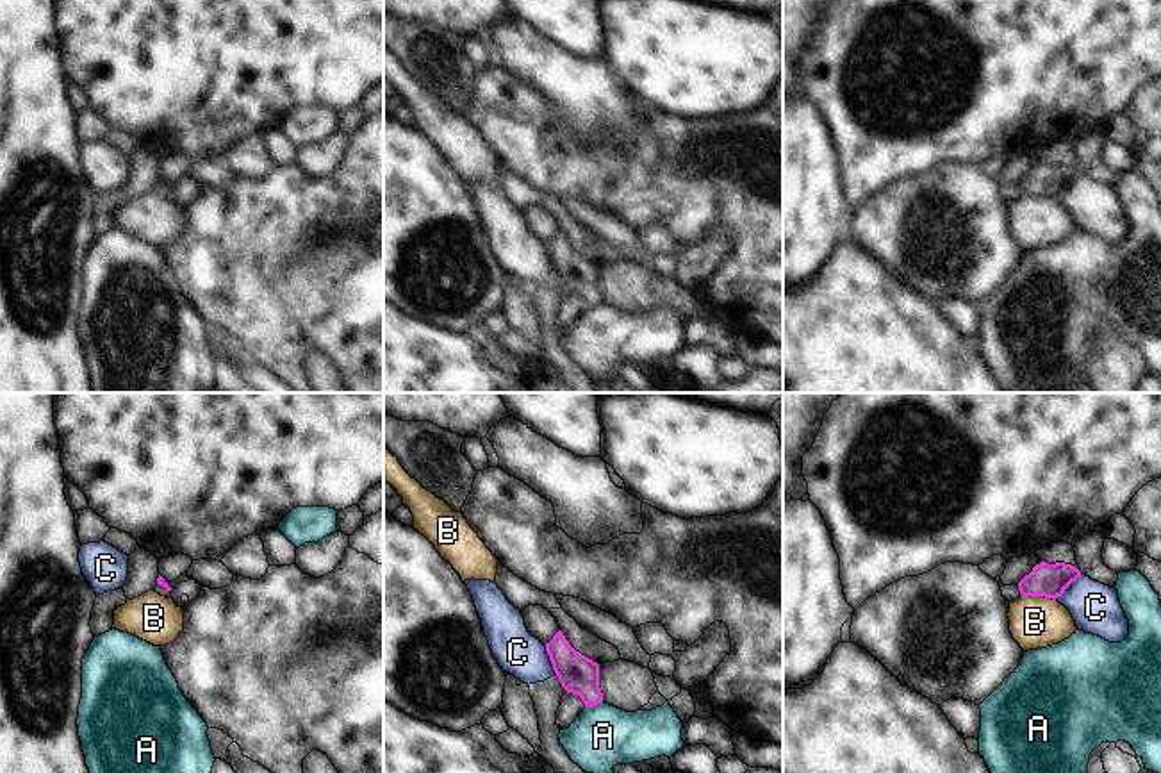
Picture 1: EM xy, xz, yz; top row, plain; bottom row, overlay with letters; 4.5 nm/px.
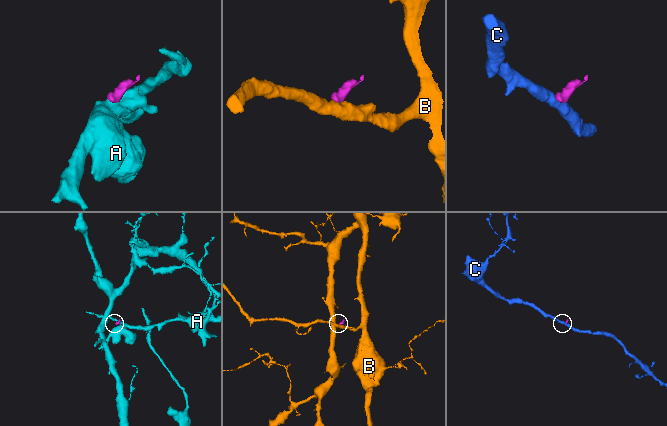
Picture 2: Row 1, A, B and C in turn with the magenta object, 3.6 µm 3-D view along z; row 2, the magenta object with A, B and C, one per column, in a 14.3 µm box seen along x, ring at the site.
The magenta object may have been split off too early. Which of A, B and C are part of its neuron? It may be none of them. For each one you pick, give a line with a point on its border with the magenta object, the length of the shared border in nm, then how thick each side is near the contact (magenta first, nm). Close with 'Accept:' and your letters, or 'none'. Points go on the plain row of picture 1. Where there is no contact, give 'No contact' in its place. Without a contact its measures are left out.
Accept: none.

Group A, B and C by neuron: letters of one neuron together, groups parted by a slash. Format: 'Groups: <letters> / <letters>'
Groups: A / B / C.

